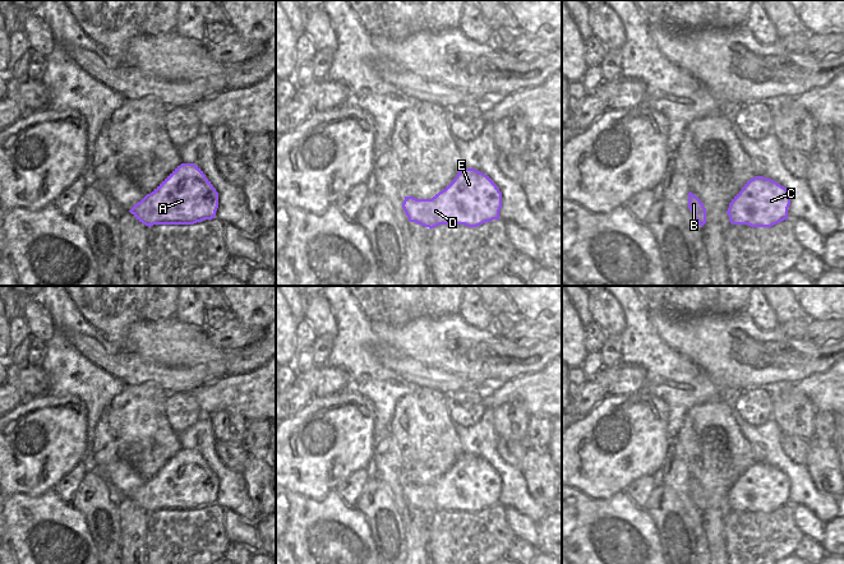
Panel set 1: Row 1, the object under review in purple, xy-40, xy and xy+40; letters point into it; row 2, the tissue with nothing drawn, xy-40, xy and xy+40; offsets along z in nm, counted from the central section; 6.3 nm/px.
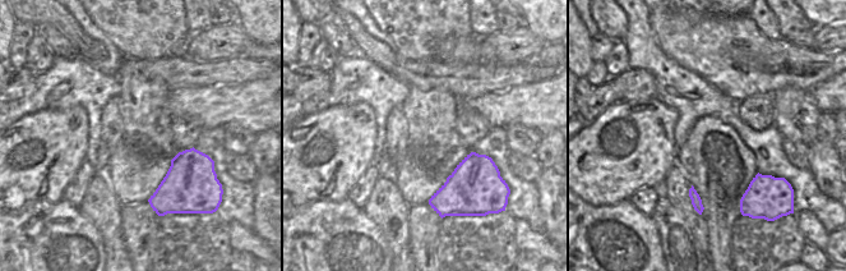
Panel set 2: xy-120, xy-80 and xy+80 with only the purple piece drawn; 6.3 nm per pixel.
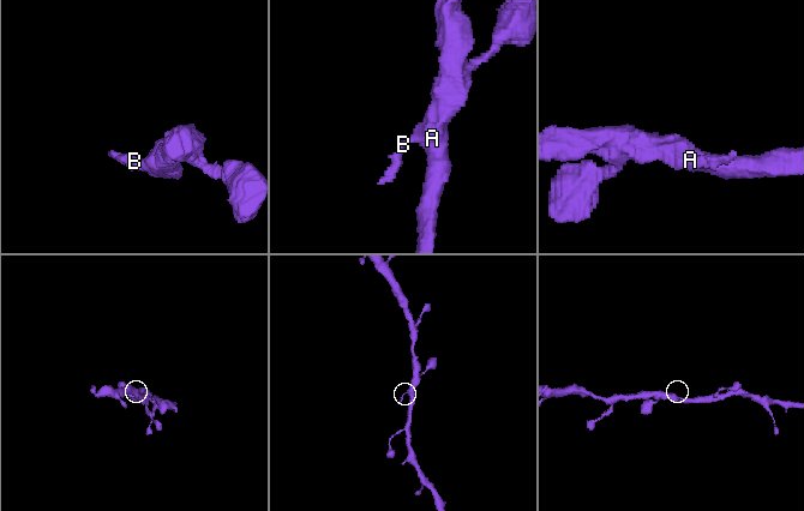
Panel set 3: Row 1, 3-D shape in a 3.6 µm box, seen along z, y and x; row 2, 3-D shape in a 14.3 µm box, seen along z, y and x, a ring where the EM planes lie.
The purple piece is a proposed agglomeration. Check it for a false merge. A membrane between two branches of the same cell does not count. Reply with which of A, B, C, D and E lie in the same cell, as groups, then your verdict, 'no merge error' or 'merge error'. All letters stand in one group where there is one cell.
groups A B C D E; no merge error

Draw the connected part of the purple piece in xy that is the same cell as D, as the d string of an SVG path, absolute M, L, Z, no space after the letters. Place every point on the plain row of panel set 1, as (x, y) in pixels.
M462 454L432 485L405 482L402 494L410 508L430 516L439 510L478 513L499 505L502 479L485 459L475 454Z

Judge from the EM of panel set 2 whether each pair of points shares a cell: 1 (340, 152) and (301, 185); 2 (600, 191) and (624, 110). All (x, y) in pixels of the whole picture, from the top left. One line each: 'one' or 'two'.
1: one
2: one

